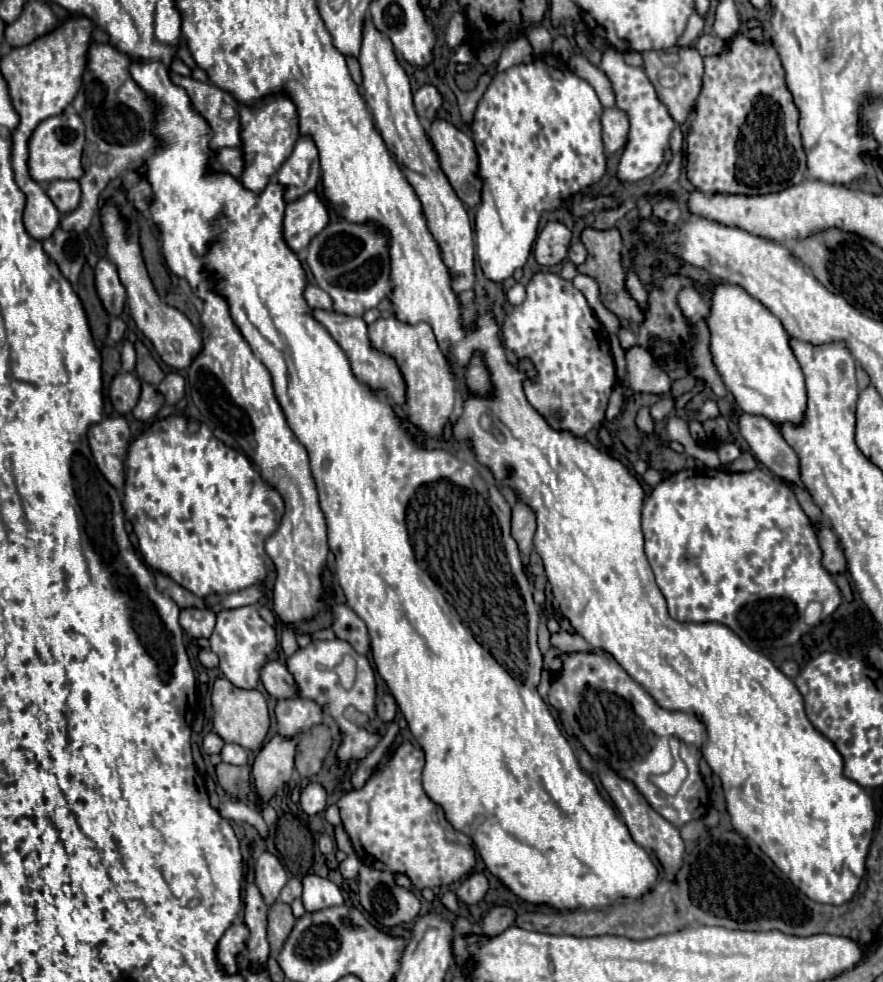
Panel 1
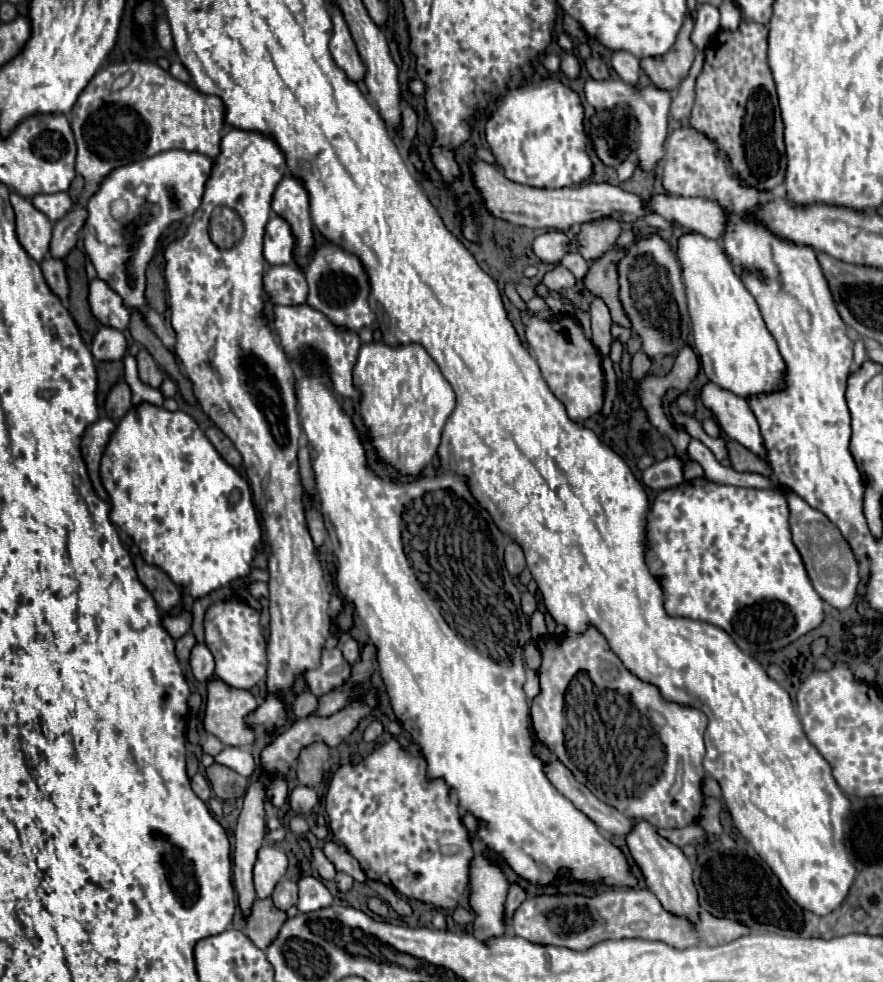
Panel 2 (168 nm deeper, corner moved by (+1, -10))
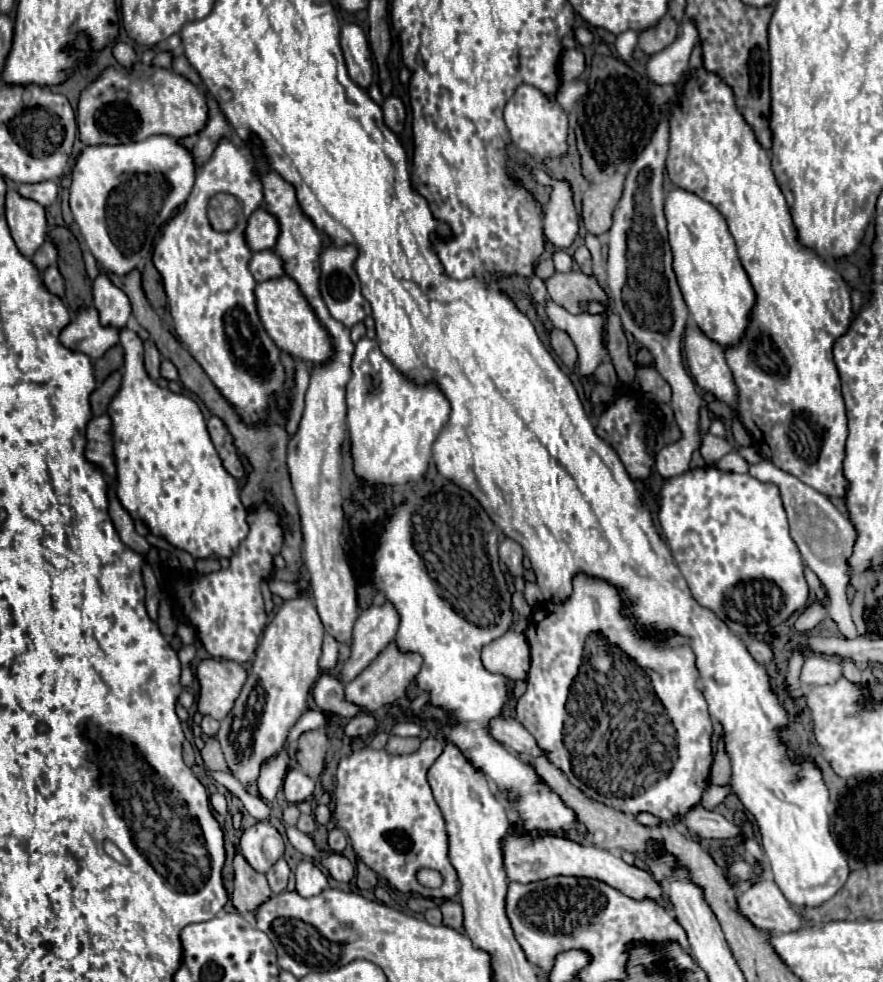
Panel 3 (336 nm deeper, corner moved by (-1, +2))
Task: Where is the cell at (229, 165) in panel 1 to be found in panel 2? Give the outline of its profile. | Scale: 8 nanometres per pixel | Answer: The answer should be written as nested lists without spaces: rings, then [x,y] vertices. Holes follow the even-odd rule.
[[[164,151],[164,155],[156,155],[156,159],[142,159],[140,163],[130,163],[112,169],[112,175],[108,175],[108,179],[104,179],[98,191],[88,199],[86,203],[88,219],[82,225],[84,251],[90,257],[98,277],[104,279],[108,287],[112,287],[112,291],[116,291],[124,299],[126,307],[140,309],[142,313],[148,311],[144,297],[144,273],[156,251],[158,239],[172,221],[180,221],[198,209],[204,193],[204,183],[210,177],[210,171],[212,171],[212,159],[208,159],[206,155],[196,155],[196,153],[188,155],[188,151]],[[118,199],[128,203],[128,213],[120,221],[114,219],[110,213],[112,203]]]

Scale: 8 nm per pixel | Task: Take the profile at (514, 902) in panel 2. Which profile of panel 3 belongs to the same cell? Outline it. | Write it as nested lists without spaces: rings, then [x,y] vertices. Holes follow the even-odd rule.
[[[508,835],[504,843],[504,865],[508,873],[508,881],[532,883],[542,881],[556,875],[572,875],[572,877],[592,877],[612,885],[632,899],[662,899],[662,891],[658,891],[658,883],[650,879],[648,871],[626,865],[620,855],[598,849],[594,845],[578,845],[570,839],[562,837],[532,837],[532,835]]]

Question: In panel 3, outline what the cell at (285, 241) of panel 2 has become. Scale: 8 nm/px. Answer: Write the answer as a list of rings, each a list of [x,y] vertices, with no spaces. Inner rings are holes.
[[[266,209],[254,211],[250,217],[250,223],[246,227],[246,241],[250,243],[252,251],[266,251],[274,249],[280,235],[280,223],[278,219],[268,213]]]

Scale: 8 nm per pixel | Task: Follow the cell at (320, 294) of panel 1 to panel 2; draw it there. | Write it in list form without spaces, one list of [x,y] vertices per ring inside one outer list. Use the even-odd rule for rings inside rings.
[[[286,263],[280,267],[266,267],[262,297],[268,303],[302,305],[306,303],[306,295],[308,285],[304,273],[294,263]]]

